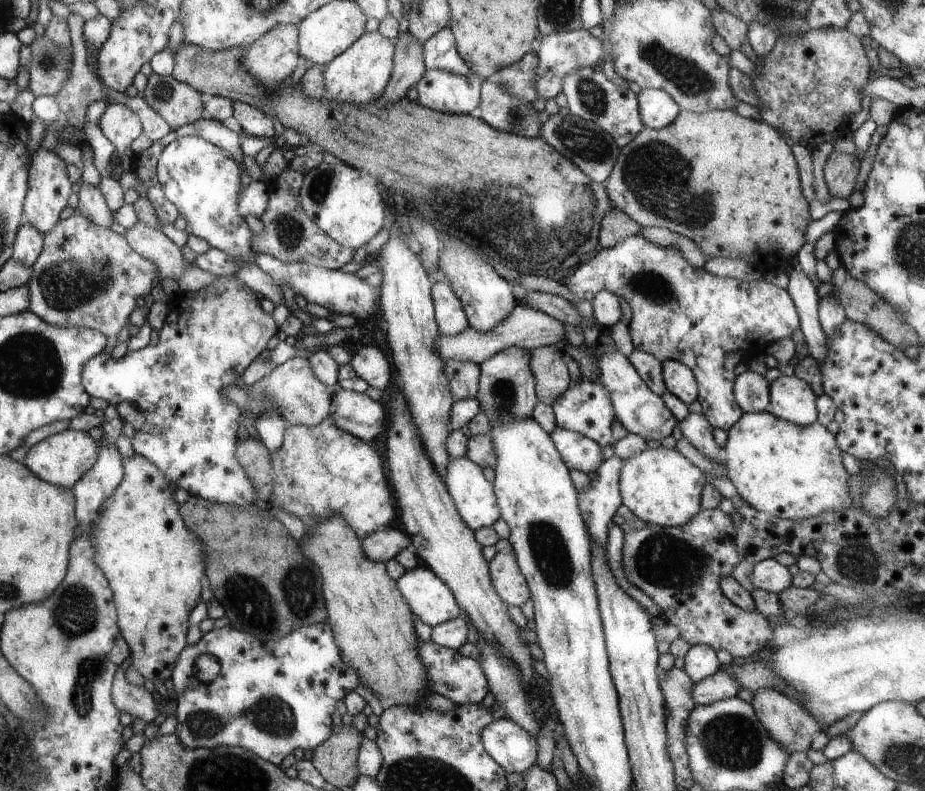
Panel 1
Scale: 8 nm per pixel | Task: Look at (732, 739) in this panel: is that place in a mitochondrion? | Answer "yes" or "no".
yes

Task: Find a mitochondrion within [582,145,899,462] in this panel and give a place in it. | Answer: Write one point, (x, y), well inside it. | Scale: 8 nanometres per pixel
(655, 289)

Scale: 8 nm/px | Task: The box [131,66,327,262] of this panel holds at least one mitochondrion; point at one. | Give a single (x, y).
(289, 232)

